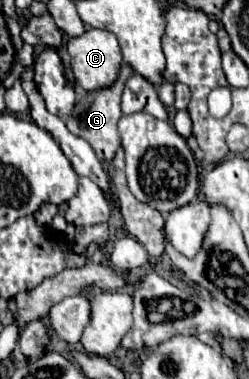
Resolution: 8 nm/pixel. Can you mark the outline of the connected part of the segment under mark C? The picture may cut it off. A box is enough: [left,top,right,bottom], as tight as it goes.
[66,28,122,92]

